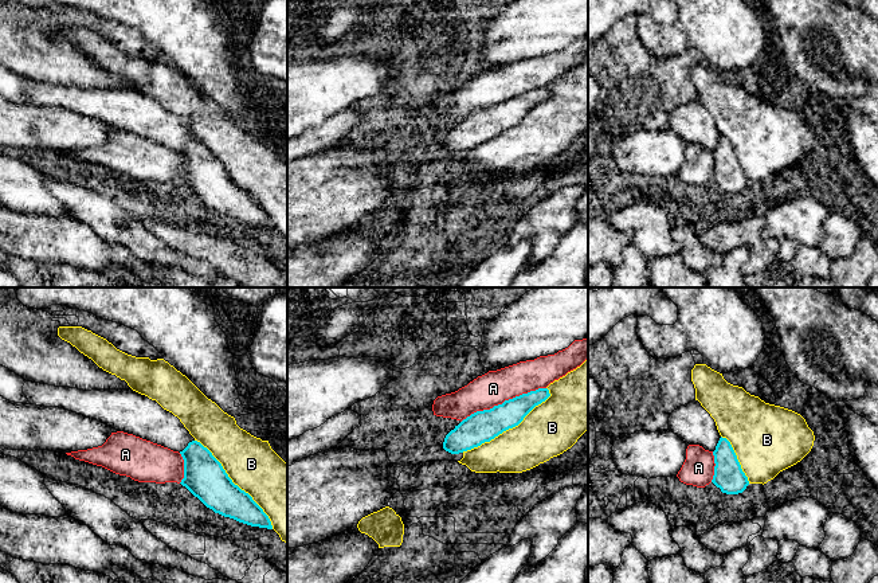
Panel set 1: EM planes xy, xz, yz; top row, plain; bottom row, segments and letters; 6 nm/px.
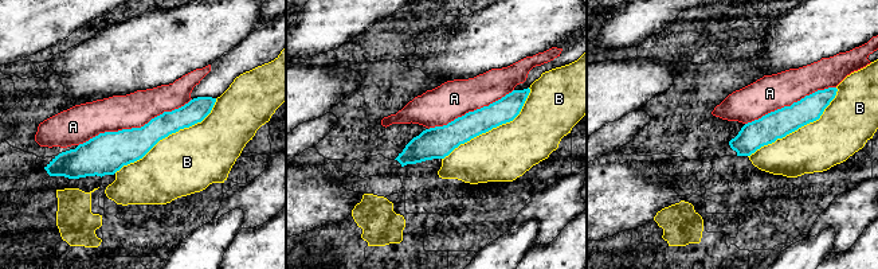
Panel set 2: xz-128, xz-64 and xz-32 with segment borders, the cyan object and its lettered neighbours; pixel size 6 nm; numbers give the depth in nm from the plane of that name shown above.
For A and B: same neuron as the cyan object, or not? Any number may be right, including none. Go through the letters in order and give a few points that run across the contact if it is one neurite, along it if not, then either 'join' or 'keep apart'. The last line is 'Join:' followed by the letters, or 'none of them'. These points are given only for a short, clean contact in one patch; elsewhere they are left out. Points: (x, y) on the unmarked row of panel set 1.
A: keep apart
B: keep apart
Join: none of them

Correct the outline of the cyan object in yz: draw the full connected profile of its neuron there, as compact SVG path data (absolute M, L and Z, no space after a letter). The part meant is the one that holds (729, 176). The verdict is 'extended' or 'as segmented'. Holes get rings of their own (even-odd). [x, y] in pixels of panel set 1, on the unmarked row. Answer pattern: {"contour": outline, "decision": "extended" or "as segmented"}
{"contour": "M720 137L714 154L714 175L712 181L726 193L742 192L749 184L737 154L726 137Z", "decision": "as segmented"}

